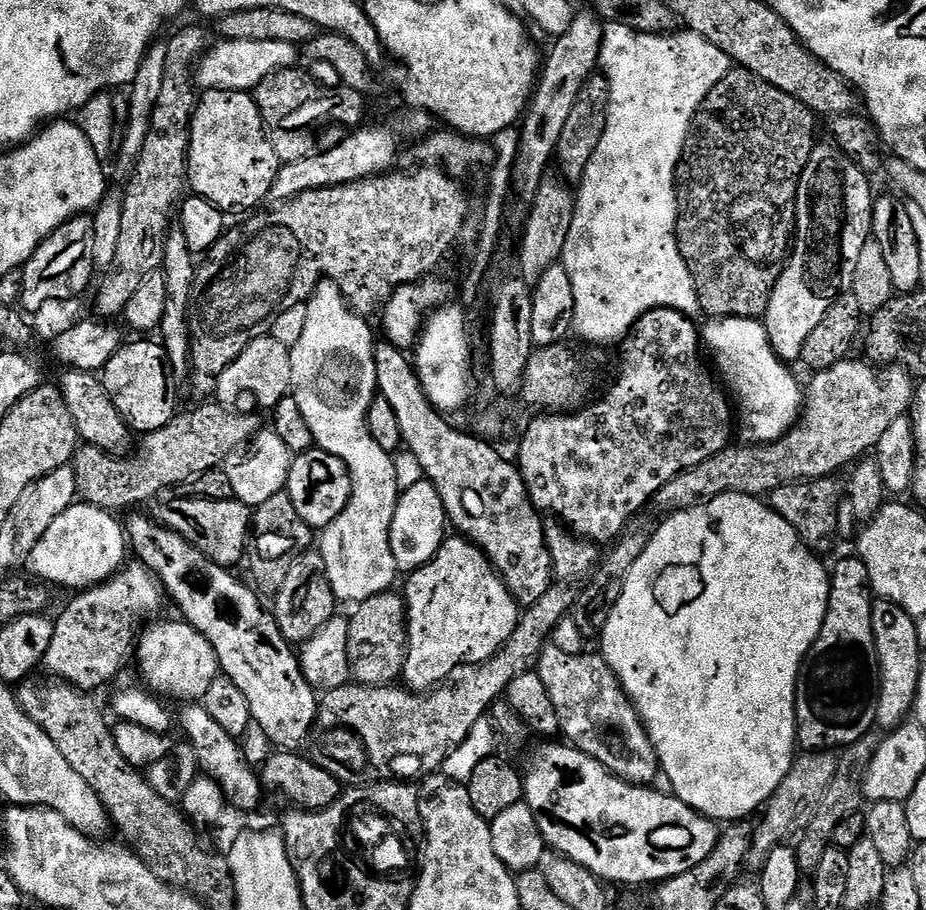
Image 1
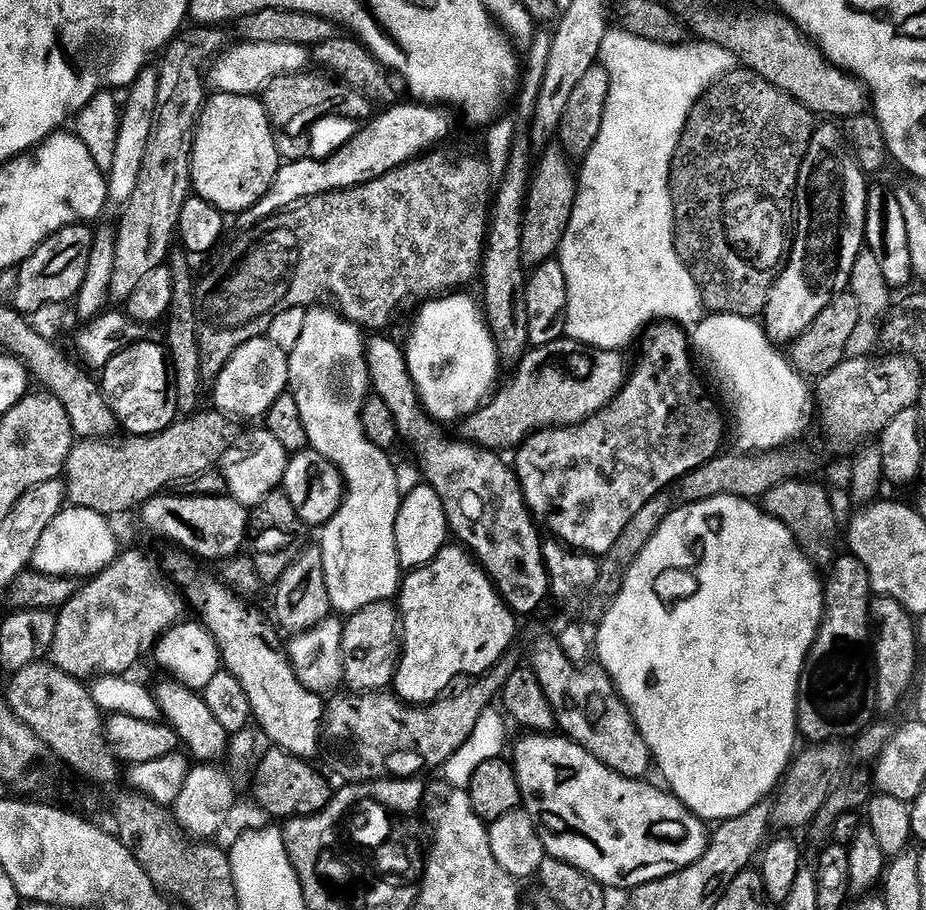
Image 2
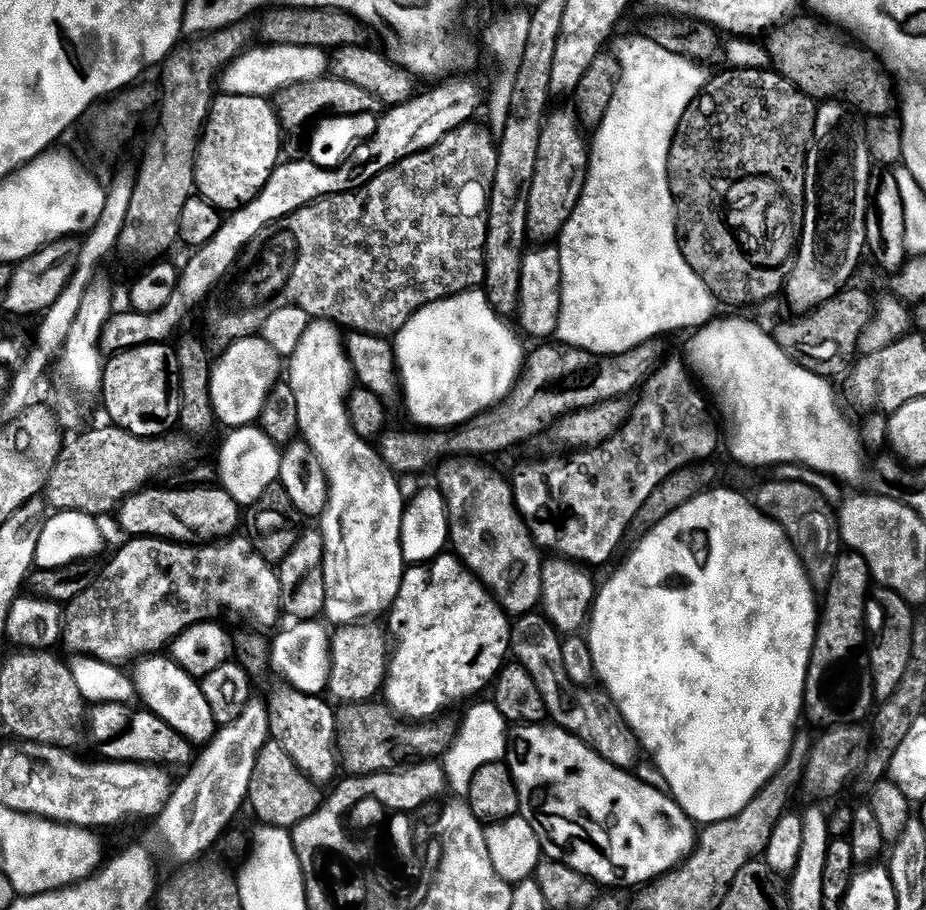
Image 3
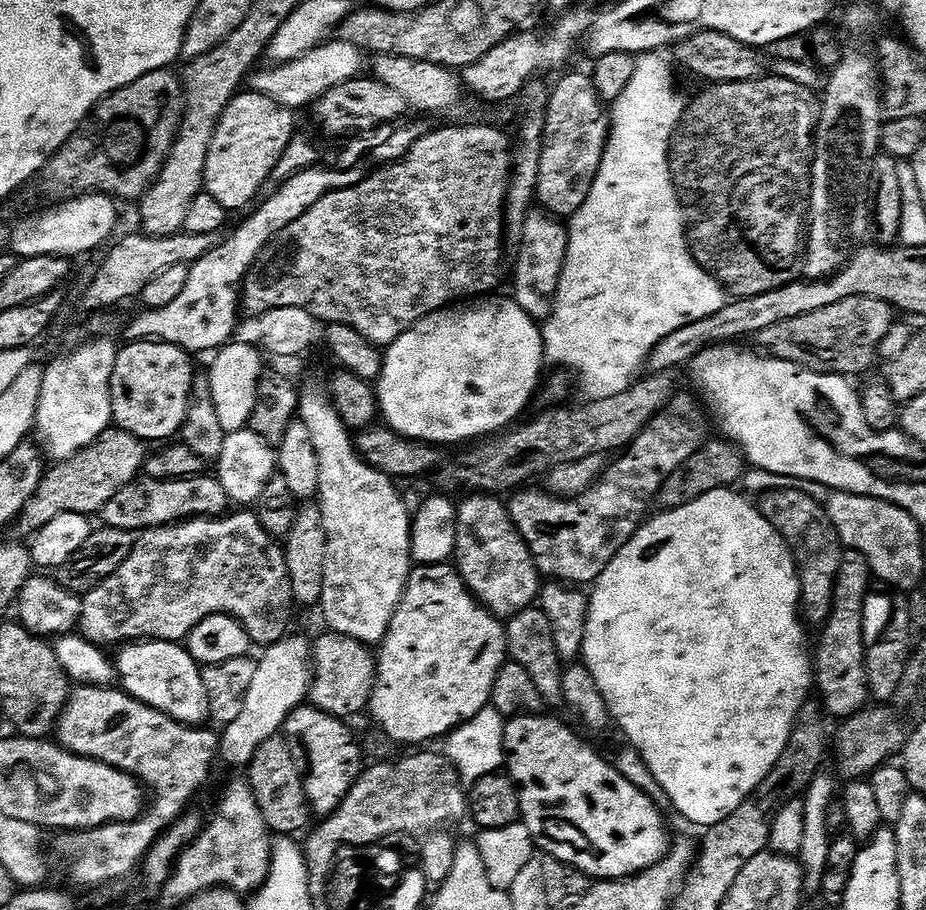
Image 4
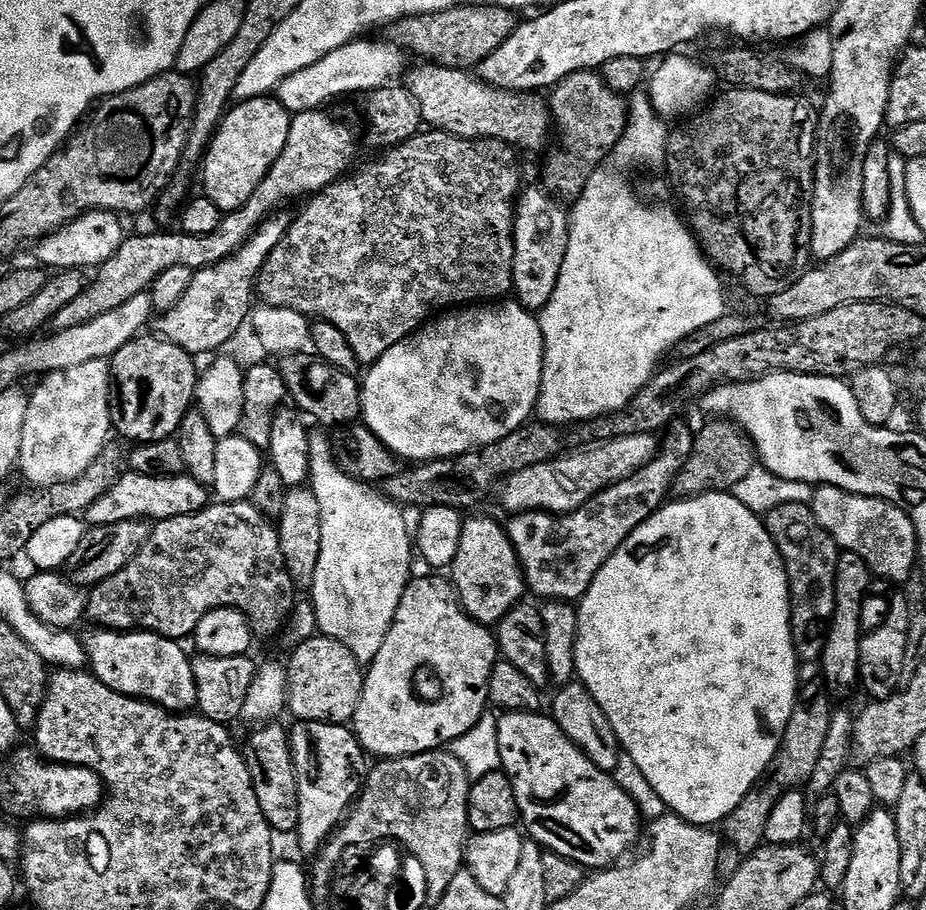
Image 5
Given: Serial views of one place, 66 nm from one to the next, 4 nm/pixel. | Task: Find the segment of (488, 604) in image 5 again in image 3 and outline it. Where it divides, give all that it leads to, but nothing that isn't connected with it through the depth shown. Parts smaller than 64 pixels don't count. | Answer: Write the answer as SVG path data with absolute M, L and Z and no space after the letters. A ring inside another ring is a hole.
M457 458L439 465L438 488L443 493L448 508L450 548L492 593L492 597L500 603L500 607L508 613L509 617L519 618L541 607L540 595L544 569L542 552L537 548L536 540L530 534L518 510L511 483L480 464L483 463L472 458Z

